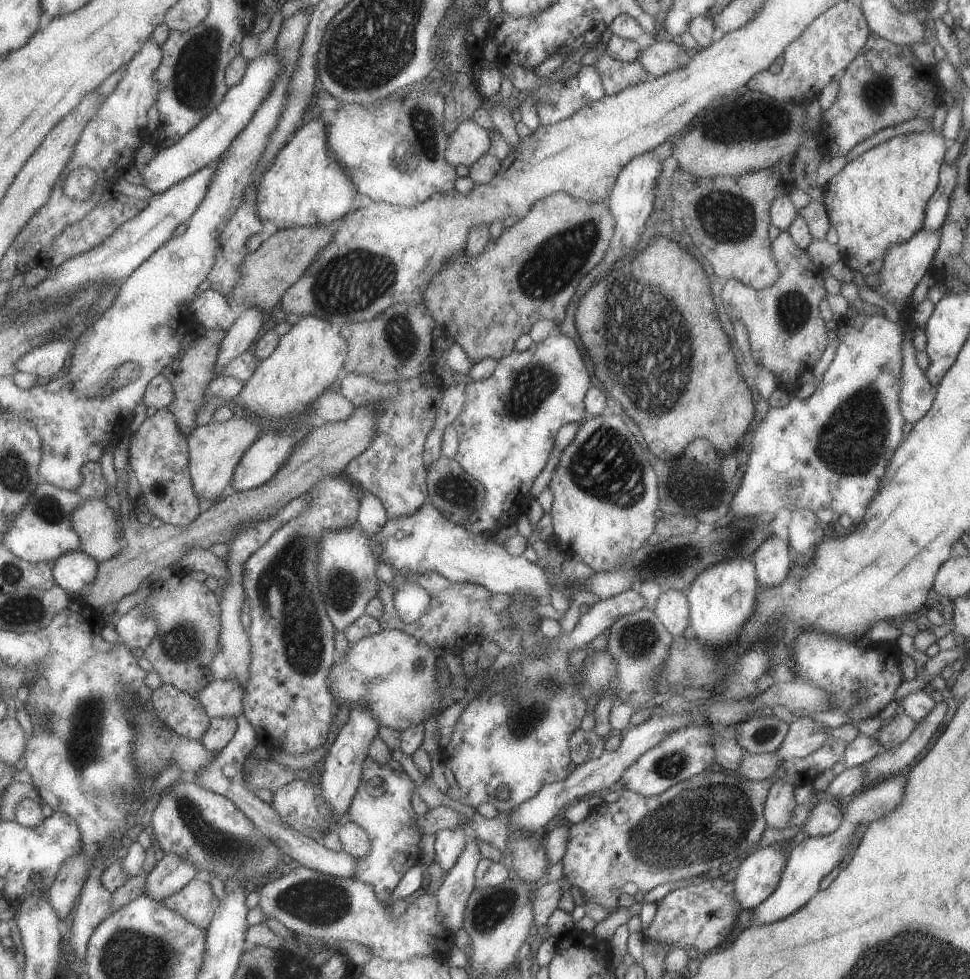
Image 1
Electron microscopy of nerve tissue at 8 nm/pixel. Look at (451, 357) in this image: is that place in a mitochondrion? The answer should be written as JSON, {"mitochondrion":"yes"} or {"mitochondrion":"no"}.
{"mitochondrion":"no"}

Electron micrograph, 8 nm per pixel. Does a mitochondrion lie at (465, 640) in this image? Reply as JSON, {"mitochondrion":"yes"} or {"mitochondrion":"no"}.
{"mitochondrion":"no"}

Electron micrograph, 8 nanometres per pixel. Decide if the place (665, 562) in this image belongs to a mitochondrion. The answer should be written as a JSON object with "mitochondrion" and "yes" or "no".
{"mitochondrion":"yes"}

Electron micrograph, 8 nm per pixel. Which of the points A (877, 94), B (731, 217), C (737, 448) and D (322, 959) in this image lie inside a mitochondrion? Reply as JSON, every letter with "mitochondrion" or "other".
{"A":"mitochondrion","B":"mitochondrion","C":"other","D":"other"}

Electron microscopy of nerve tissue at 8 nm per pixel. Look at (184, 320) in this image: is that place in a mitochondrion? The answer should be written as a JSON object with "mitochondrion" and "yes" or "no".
{"mitochondrion":"no"}

